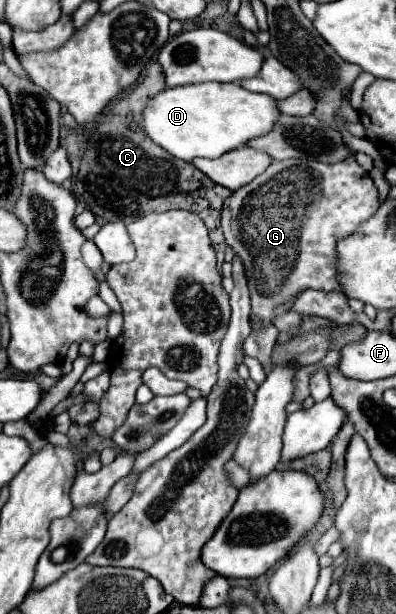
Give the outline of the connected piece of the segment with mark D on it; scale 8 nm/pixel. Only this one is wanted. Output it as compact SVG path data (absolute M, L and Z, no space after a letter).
M190 83L190 85L178 85L178 87L164 89L156 97L152 97L142 111L142 129L156 145L160 145L170 155L182 161L192 161L194 157L214 159L230 149L238 149L246 145L250 137L258 137L266 133L266 129L274 125L278 115L280 113L276 109L276 99L270 95L246 91L236 83Z

